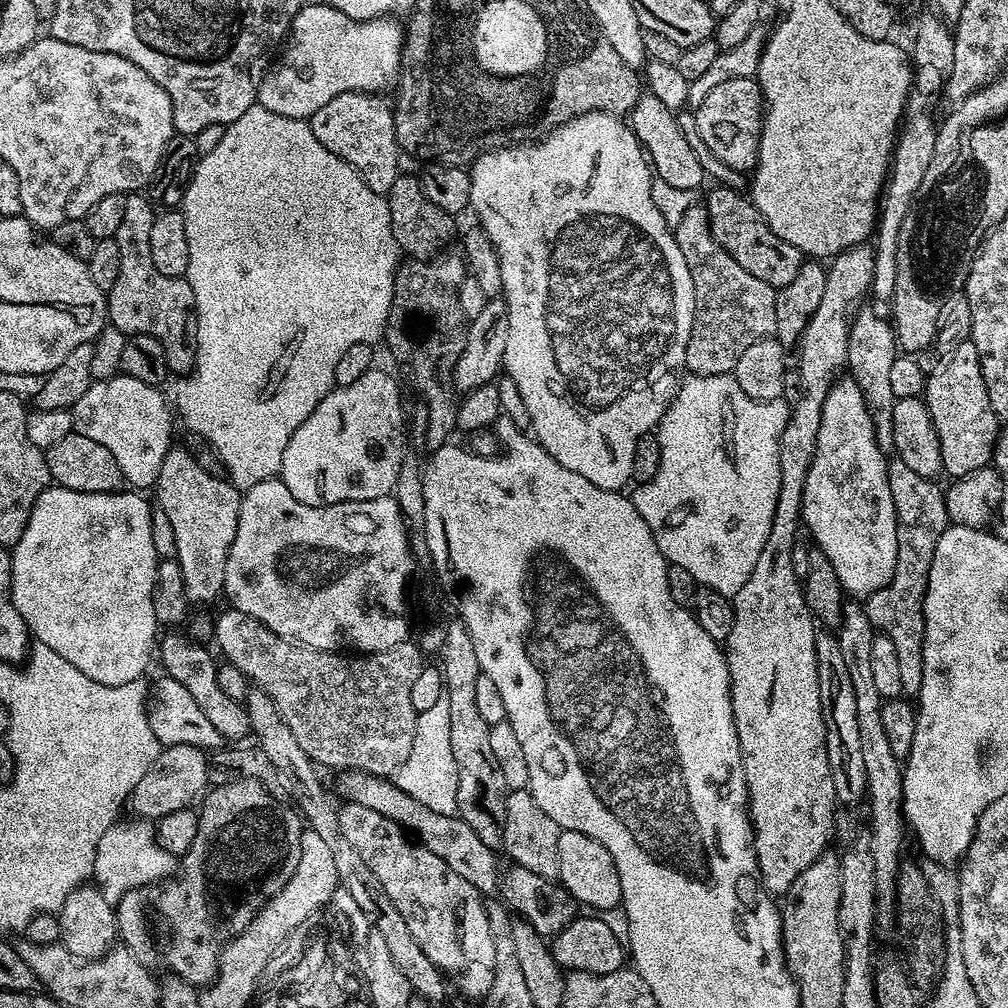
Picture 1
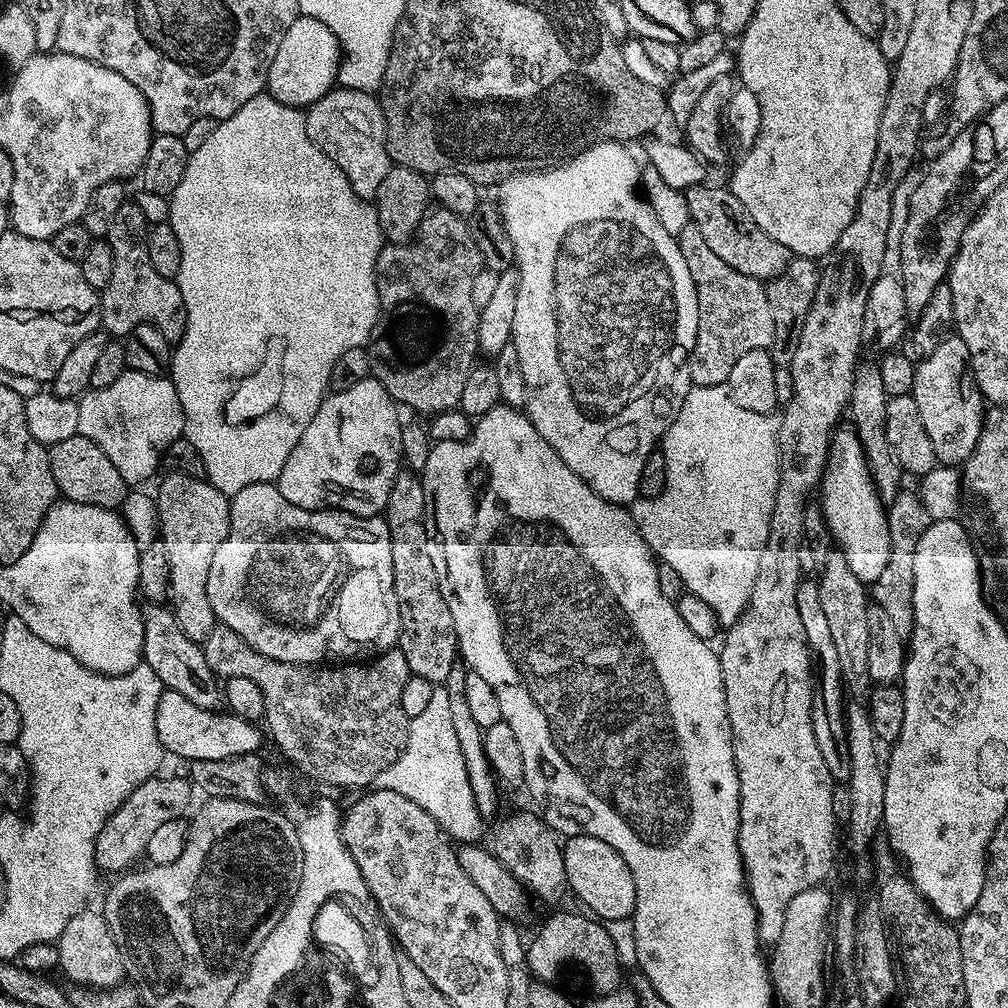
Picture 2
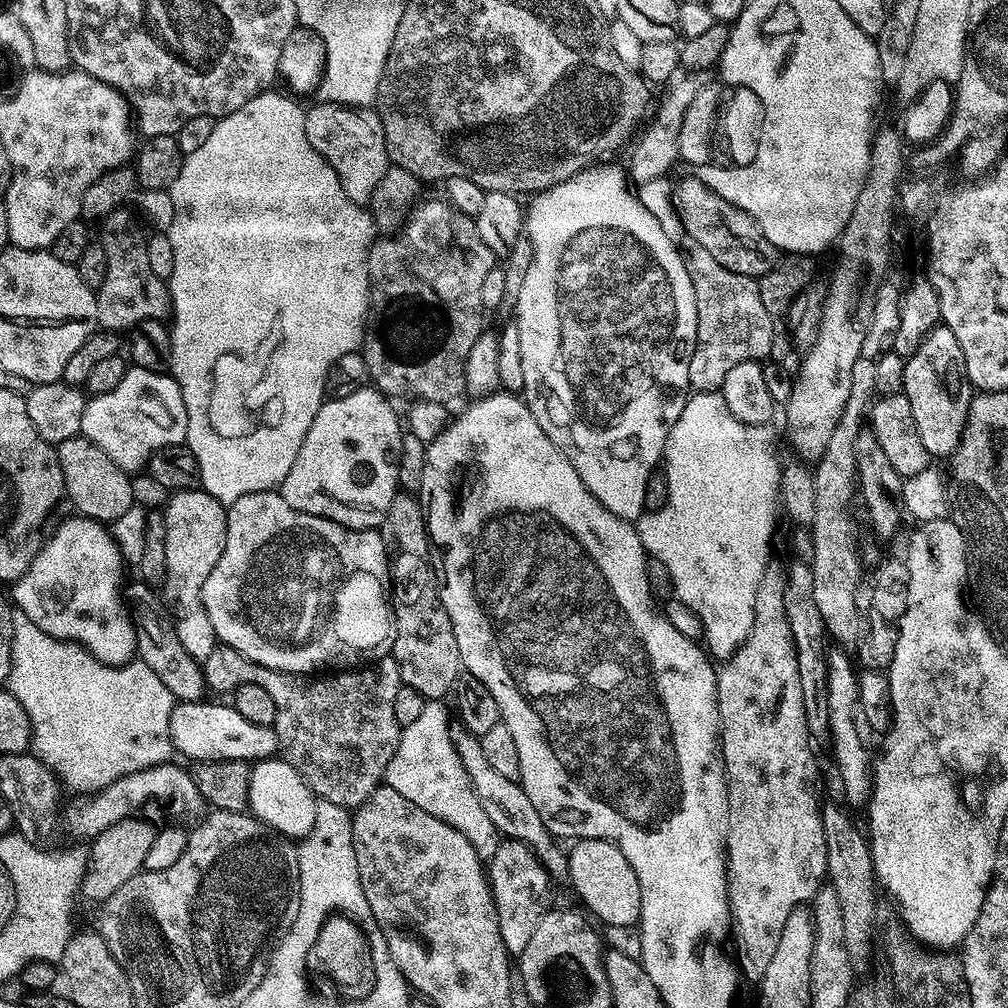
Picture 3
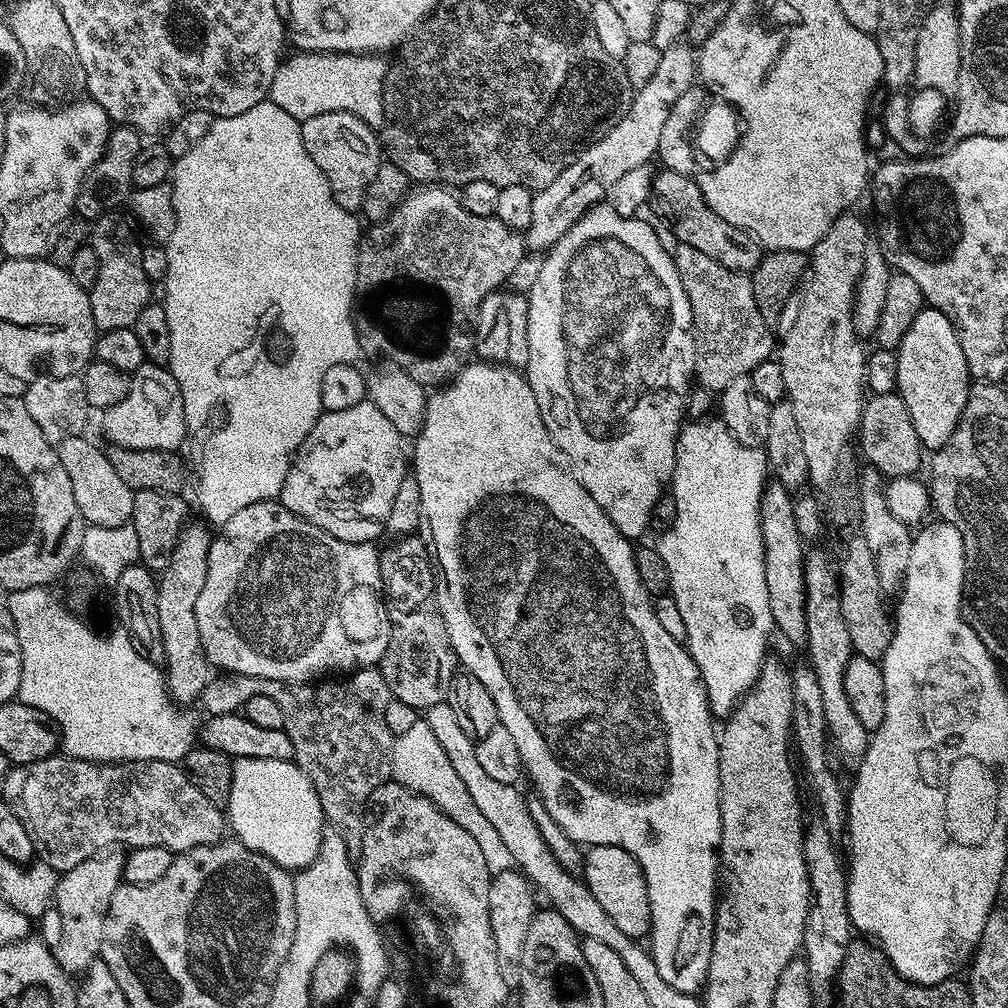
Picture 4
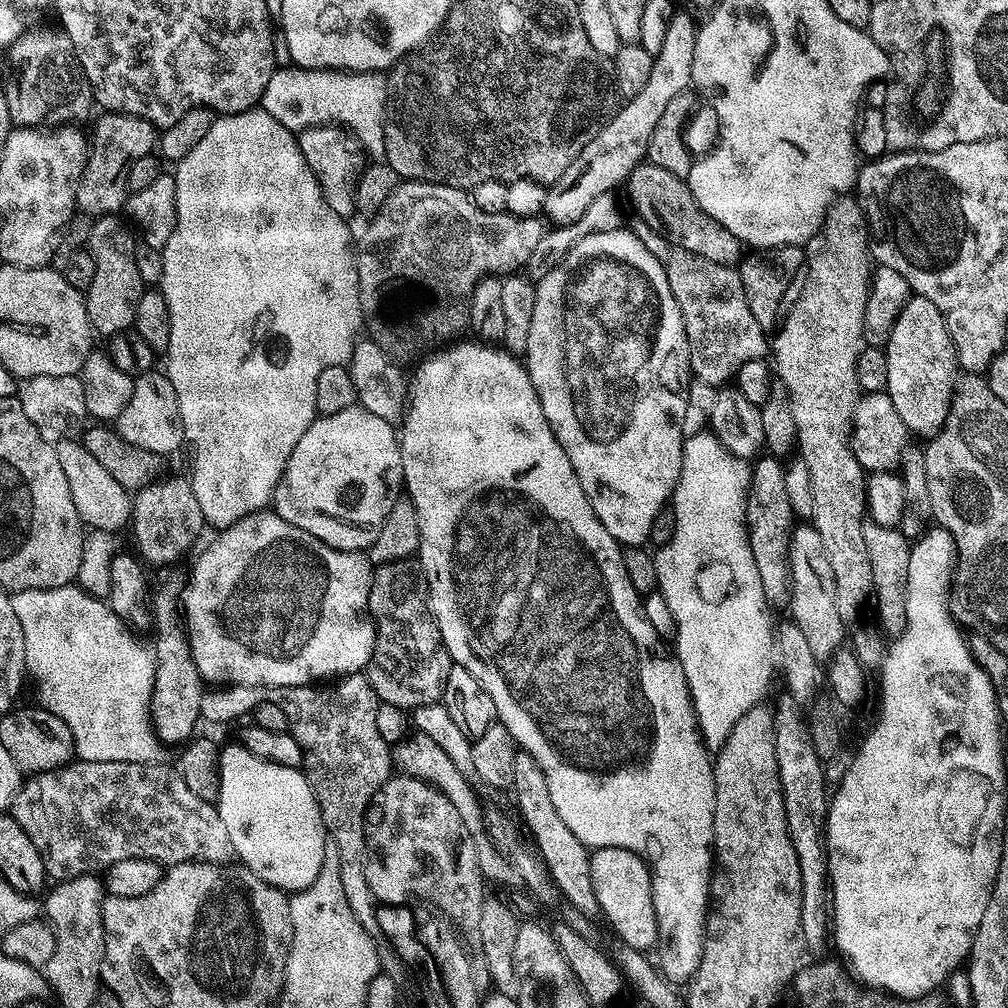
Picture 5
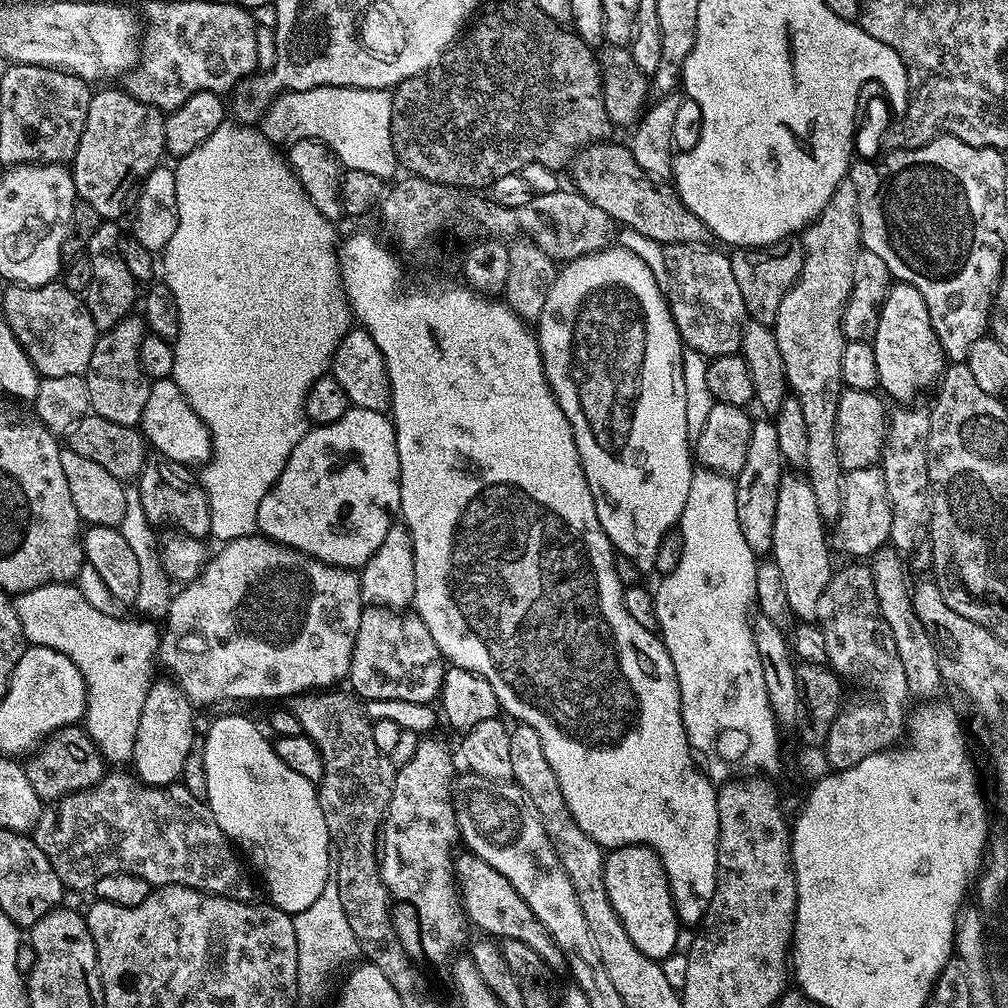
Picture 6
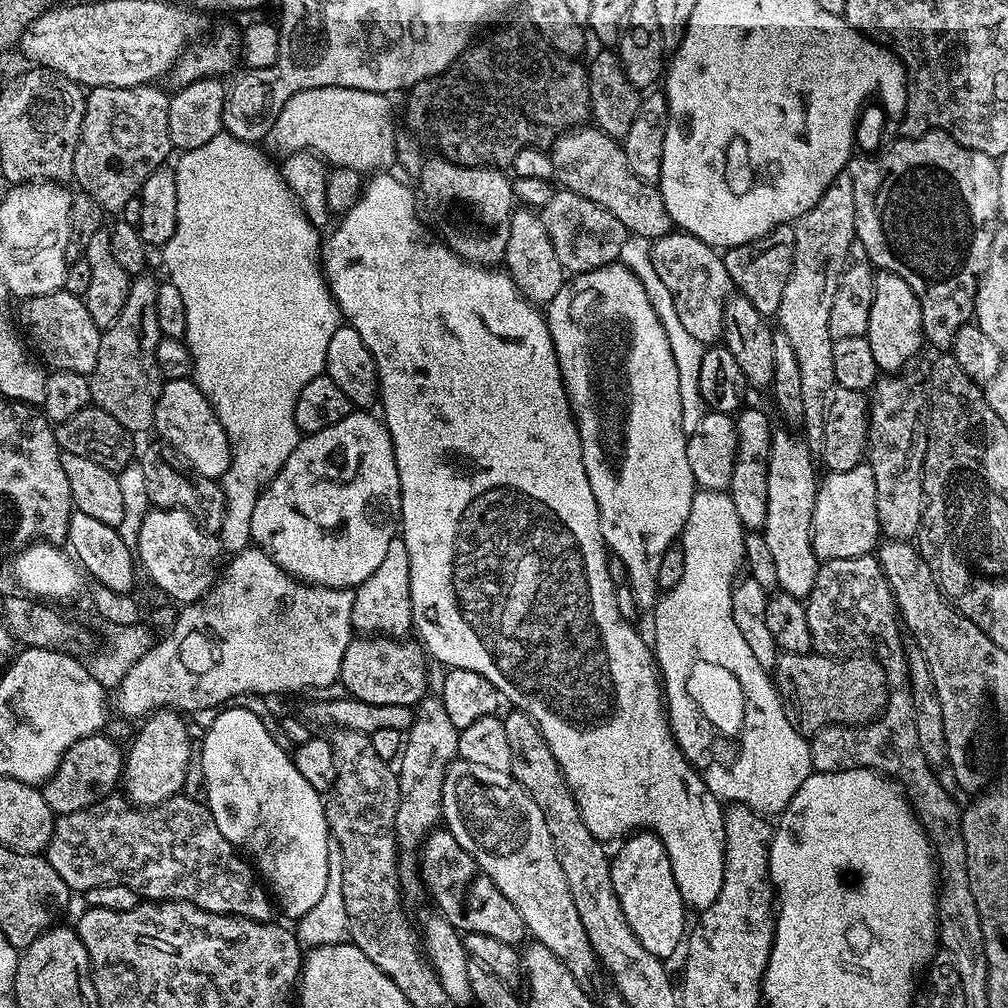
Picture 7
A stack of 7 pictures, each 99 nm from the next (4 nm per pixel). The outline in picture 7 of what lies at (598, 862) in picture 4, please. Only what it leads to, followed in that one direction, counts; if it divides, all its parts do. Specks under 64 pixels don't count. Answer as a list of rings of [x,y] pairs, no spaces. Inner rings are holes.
[[[647,830],[629,835],[620,846],[610,860],[610,878],[614,882],[614,894],[618,894],[618,902],[622,902],[622,914],[626,914],[630,930],[634,930],[638,942],[642,942],[650,954],[669,958],[681,951],[686,940],[686,905],[682,894],[678,894],[678,882],[674,882],[670,854],[666,854],[666,846],[660,839]]]

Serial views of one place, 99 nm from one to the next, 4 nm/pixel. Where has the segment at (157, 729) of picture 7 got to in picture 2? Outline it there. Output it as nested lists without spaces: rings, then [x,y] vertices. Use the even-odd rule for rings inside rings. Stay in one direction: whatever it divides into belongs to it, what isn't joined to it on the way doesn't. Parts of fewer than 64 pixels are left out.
[[[172,470],[154,492],[159,520],[159,539],[166,546],[170,562],[168,600],[178,626],[186,638],[203,642],[218,621],[206,594],[206,580],[210,578],[210,565],[218,546],[230,530],[230,500],[207,479],[188,476],[185,471]]]

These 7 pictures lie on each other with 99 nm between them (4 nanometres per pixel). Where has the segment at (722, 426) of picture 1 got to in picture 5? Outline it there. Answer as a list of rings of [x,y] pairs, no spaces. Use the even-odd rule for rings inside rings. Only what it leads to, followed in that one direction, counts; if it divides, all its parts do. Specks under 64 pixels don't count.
[[[705,430],[687,437],[682,450],[682,474],[676,483],[676,491],[673,492],[670,501],[670,506],[676,515],[676,533],[666,547],[655,553],[658,591],[662,594],[662,598],[666,598],[666,606],[670,606],[670,614],[674,614],[674,622],[676,623],[674,655],[686,674],[686,682],[692,695],[692,705],[696,715],[696,727],[699,728],[700,736],[709,753],[712,754],[720,751],[740,719],[763,701],[760,699],[767,694],[768,687],[772,684],[772,670],[774,674],[774,619],[772,620],[771,614],[768,613],[770,605],[766,594],[762,594],[762,582],[758,578],[758,566],[754,566],[754,554],[750,554],[748,527],[746,526],[746,498],[748,497],[748,488],[751,486],[751,478],[752,469],[749,461],[730,454],[730,450],[726,450],[711,431]]]

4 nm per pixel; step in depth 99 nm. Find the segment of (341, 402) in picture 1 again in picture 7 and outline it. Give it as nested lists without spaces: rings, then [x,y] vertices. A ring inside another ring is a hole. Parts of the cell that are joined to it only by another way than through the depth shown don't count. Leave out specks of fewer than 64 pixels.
[[[353,410],[348,413],[346,418],[342,418],[342,422],[334,422],[334,426],[330,426],[326,430],[318,430],[305,435],[298,442],[298,446],[294,446],[294,454],[290,454],[290,458],[286,458],[282,470],[278,470],[276,477],[269,484],[264,485],[264,490],[254,506],[254,518],[250,518],[252,544],[261,552],[266,553],[285,572],[289,572],[297,580],[303,580],[305,584],[320,584],[324,588],[354,590],[362,582],[366,582],[366,578],[370,578],[370,574],[374,574],[374,570],[378,570],[378,565],[381,564],[390,542],[397,539],[400,519],[400,479],[398,478],[396,455],[383,419],[376,417],[375,420],[371,416],[372,414],[368,410]]]

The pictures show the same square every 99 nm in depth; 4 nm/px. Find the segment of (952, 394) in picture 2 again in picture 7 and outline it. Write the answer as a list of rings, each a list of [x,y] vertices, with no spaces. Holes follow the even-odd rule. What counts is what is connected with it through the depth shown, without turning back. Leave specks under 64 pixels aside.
[[[883,270],[876,272],[876,285],[874,286],[874,302],[870,306],[870,326],[867,334],[870,342],[870,351],[874,353],[874,362],[878,362],[881,373],[896,374],[901,370],[907,369],[915,356],[921,355],[926,341],[922,330],[922,310],[914,290],[898,274]]]

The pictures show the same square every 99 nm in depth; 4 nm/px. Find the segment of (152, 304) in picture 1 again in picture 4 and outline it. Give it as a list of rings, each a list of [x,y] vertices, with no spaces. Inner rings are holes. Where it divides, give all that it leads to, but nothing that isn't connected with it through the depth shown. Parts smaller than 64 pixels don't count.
[[[109,210],[104,215],[99,216],[90,228],[90,245],[98,256],[98,278],[91,291],[88,292],[88,297],[90,298],[90,310],[94,316],[94,322],[100,332],[115,328],[130,328],[138,318],[138,314],[142,314],[142,310],[153,299],[153,281],[149,280],[146,270],[142,270],[141,245],[136,244],[131,230],[127,228],[127,218],[119,216],[120,214],[119,211]]]

